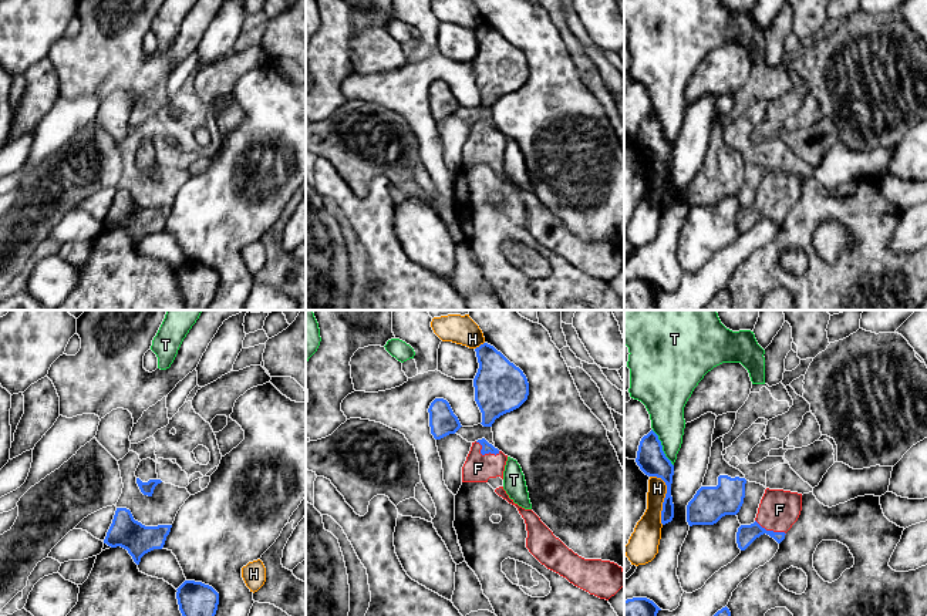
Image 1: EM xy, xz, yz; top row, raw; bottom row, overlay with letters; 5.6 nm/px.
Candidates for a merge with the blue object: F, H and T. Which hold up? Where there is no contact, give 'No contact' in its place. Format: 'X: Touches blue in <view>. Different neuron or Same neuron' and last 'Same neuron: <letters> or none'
F: Touches blue in xz. Same neuron
H: Touches blue in yz. Different neuron
T: Touches blue in yz. Different neuron
Same neuron: F

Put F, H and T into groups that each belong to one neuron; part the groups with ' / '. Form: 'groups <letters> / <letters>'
groups F / H / T

